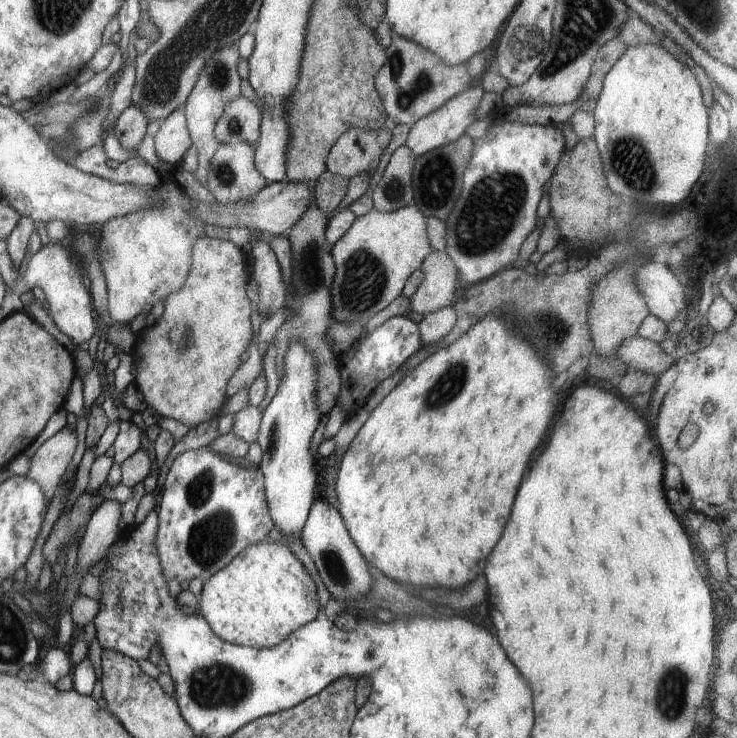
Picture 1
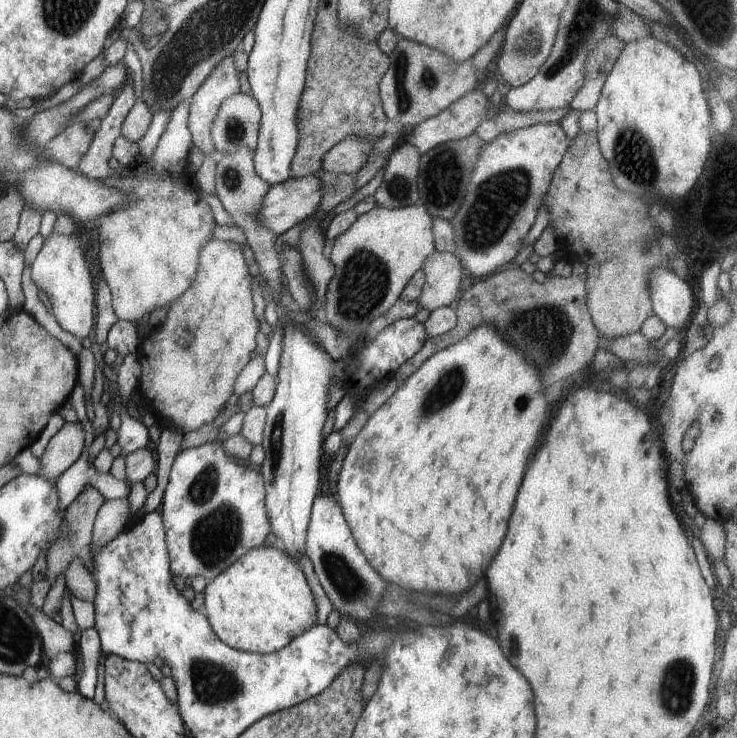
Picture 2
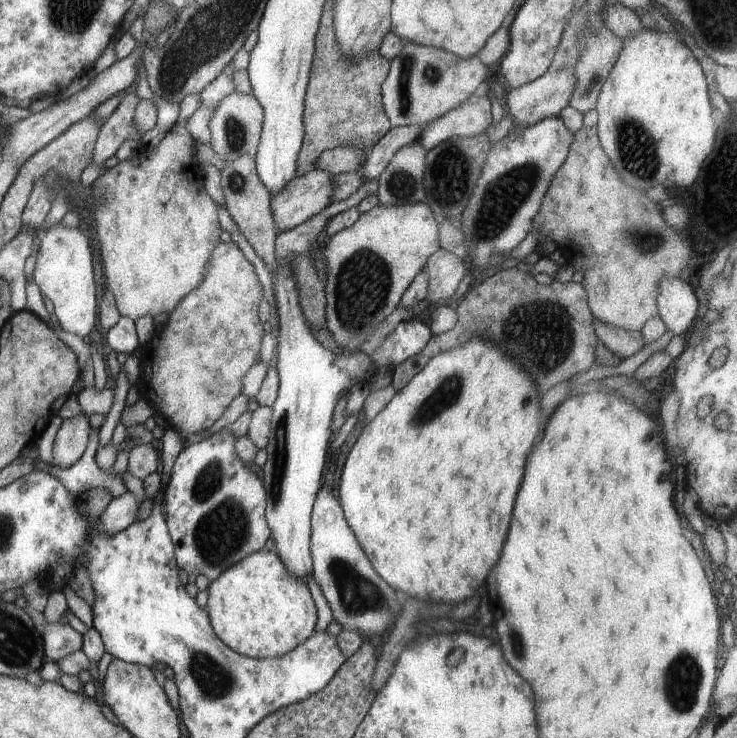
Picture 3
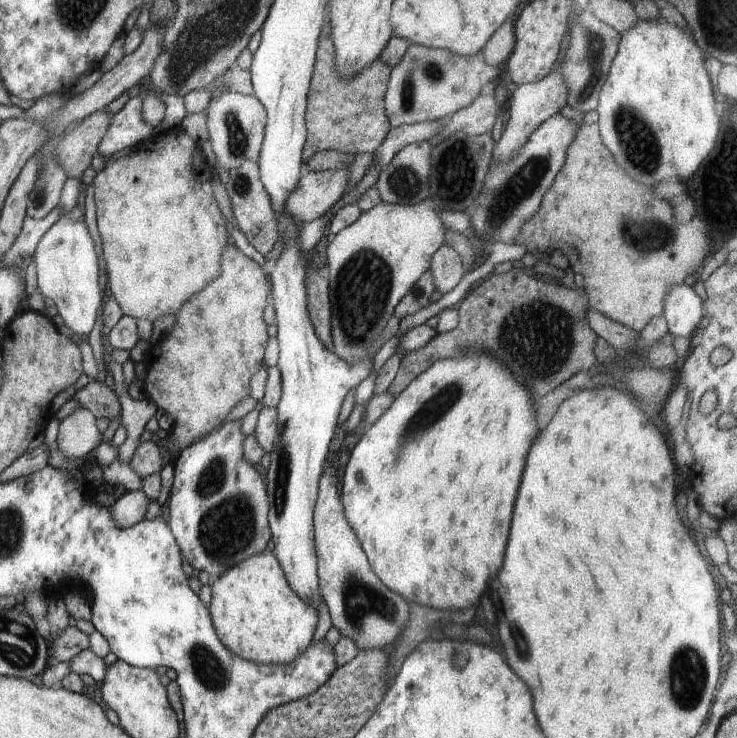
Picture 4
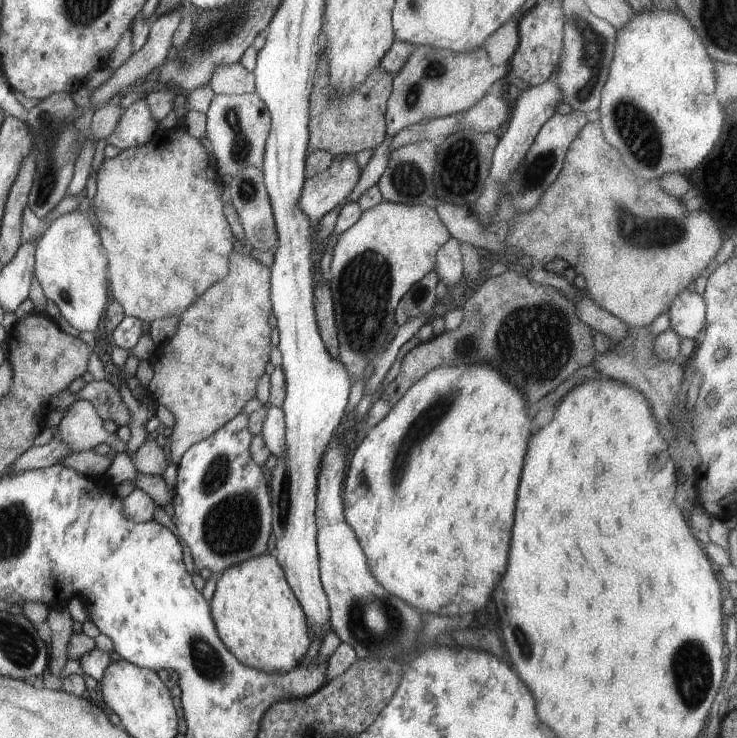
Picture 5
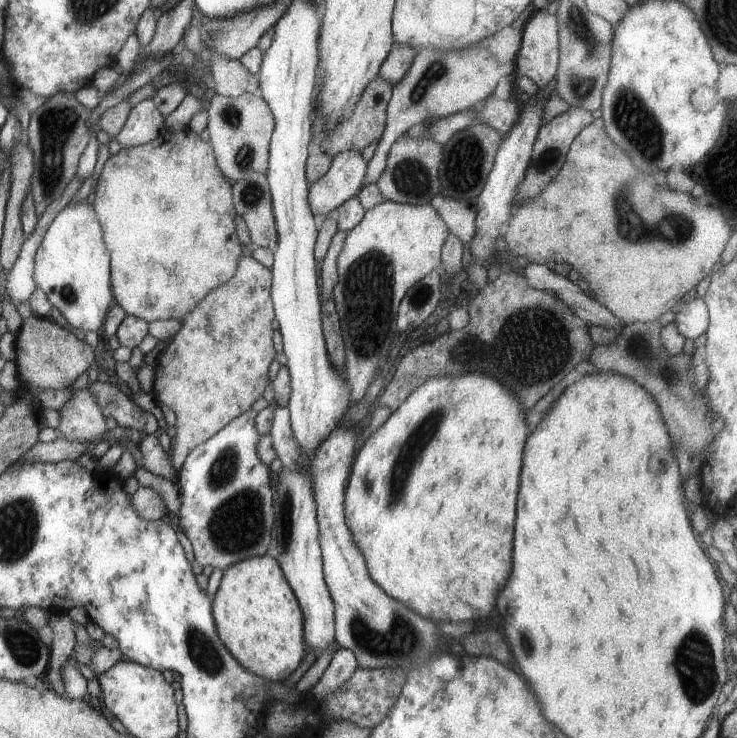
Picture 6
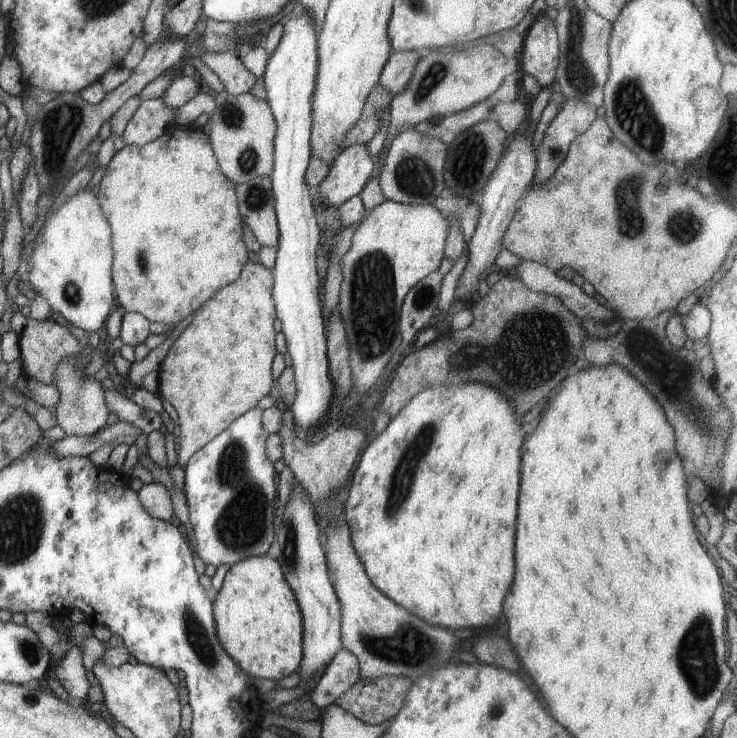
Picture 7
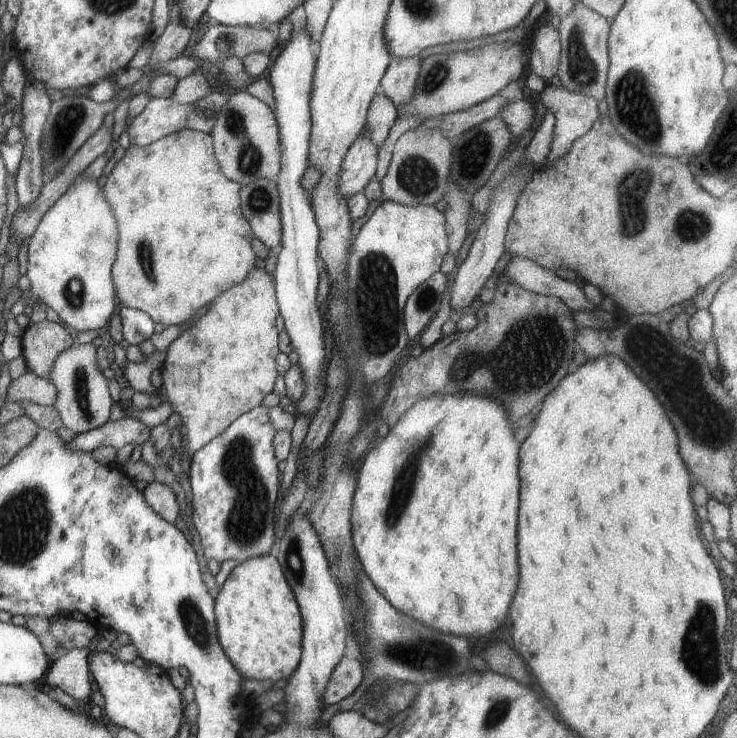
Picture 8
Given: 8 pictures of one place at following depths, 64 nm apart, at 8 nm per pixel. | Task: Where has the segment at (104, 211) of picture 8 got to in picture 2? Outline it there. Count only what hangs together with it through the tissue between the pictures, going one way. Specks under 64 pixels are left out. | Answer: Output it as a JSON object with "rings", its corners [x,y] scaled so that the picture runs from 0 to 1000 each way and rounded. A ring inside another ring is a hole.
{"rings":[[[102,313],[94,318],[66,316],[58,324],[39,366],[45,385],[64,401],[69,412],[65,420],[75,430],[83,447],[103,455],[107,461],[115,455],[123,457],[129,427],[128,388],[123,385],[126,364],[115,355]]]}

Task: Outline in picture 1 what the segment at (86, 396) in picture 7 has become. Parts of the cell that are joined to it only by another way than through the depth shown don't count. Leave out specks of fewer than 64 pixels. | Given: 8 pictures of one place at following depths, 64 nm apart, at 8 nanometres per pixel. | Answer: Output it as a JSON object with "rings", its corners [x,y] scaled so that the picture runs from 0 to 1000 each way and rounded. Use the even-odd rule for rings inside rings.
{"rings":[[[87,577],[64,593],[41,619],[42,630],[33,646],[50,652],[56,664],[60,664],[64,683],[91,629],[96,626],[102,604],[104,604],[104,595],[102,595],[100,581]]]}

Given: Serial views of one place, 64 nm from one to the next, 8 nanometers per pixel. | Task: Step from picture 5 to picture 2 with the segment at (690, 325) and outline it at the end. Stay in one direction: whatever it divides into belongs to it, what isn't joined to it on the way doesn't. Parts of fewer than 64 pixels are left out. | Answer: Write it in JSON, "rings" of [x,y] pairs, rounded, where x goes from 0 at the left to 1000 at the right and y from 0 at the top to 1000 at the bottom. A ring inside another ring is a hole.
{"rings":[[[897,362],[879,371],[878,388],[887,425],[904,443],[927,449],[940,428],[940,398],[935,388],[916,370]]]}

